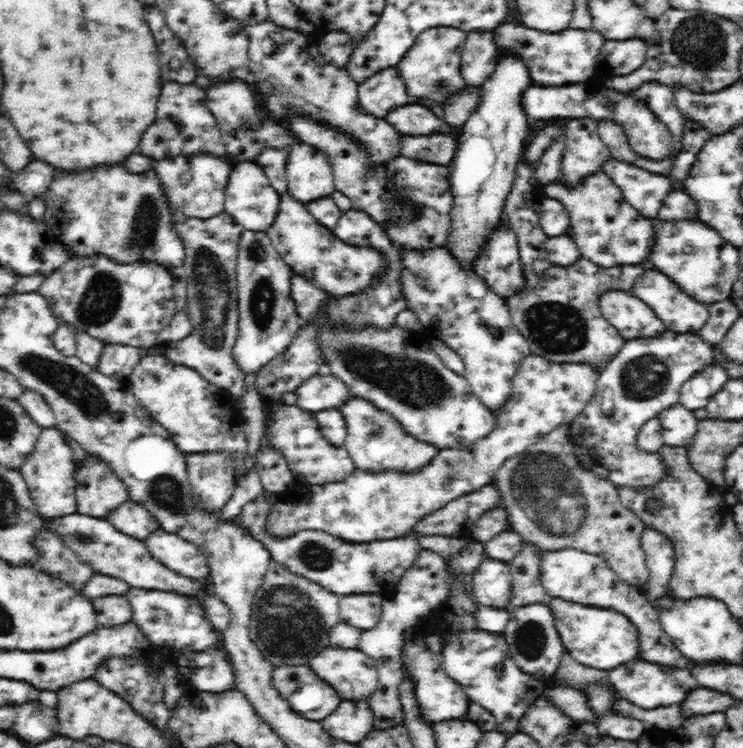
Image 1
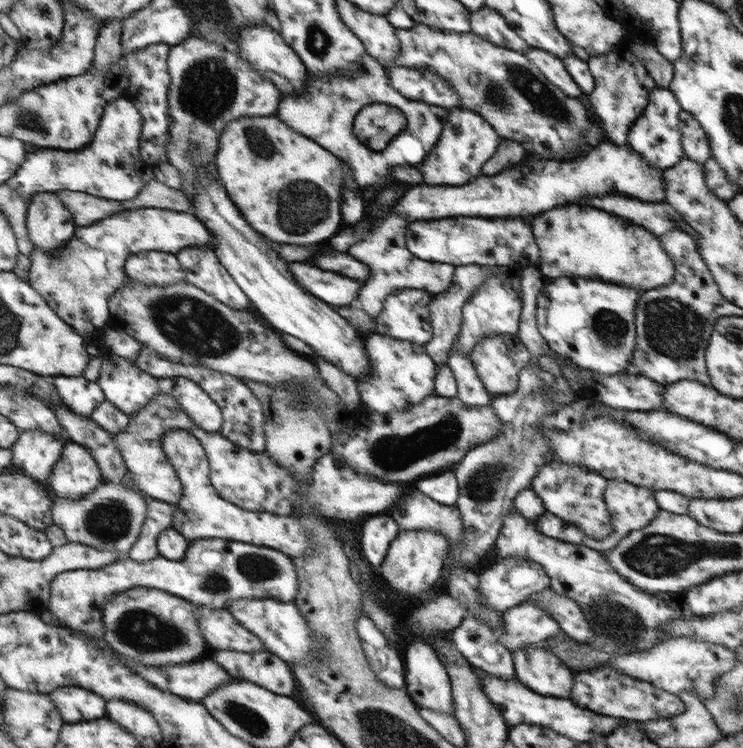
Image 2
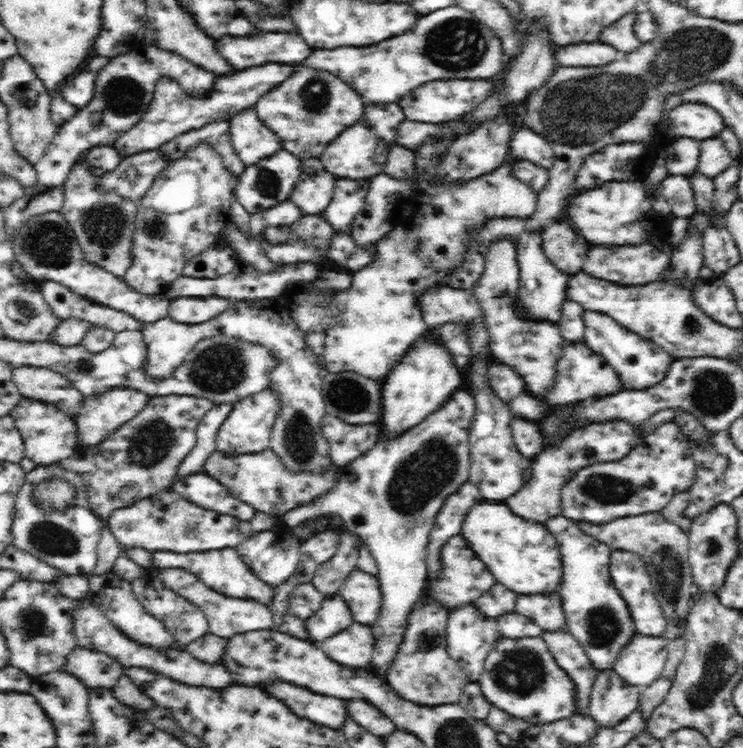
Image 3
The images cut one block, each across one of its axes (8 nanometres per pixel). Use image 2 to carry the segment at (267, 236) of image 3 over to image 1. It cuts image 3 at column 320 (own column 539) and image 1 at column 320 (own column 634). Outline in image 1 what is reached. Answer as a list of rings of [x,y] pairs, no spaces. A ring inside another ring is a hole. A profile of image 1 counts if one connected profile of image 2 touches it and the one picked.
[[[287,192],[280,195],[276,218],[267,228],[266,233],[273,248],[281,256],[281,260],[291,268],[294,275],[310,280],[319,289],[325,290],[330,295],[353,295],[362,288],[370,287],[375,277],[386,267],[385,256],[382,255],[382,252],[378,252],[377,248],[354,247],[354,244],[344,243],[338,239],[338,236],[334,236],[332,230],[314,219],[306,209],[305,203],[298,202]]]

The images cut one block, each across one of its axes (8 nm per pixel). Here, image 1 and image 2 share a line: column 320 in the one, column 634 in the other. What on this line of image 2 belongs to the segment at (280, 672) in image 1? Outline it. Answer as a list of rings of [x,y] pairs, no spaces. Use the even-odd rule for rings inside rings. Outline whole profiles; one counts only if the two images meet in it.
[[[599,668],[593,672],[574,672],[569,700],[583,706],[591,712],[603,716],[612,716],[614,719],[627,721],[646,721],[667,719],[670,716],[681,715],[685,704],[681,695],[665,692],[653,684],[637,680],[626,673],[617,672],[613,668]]]

